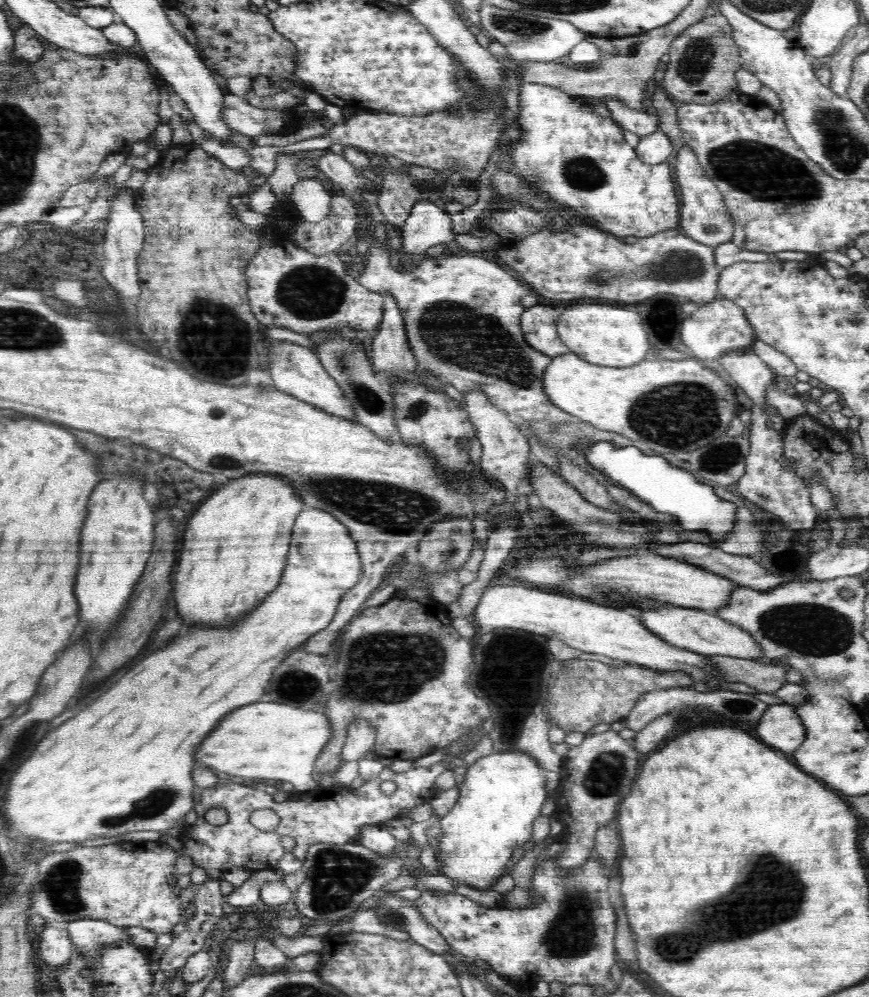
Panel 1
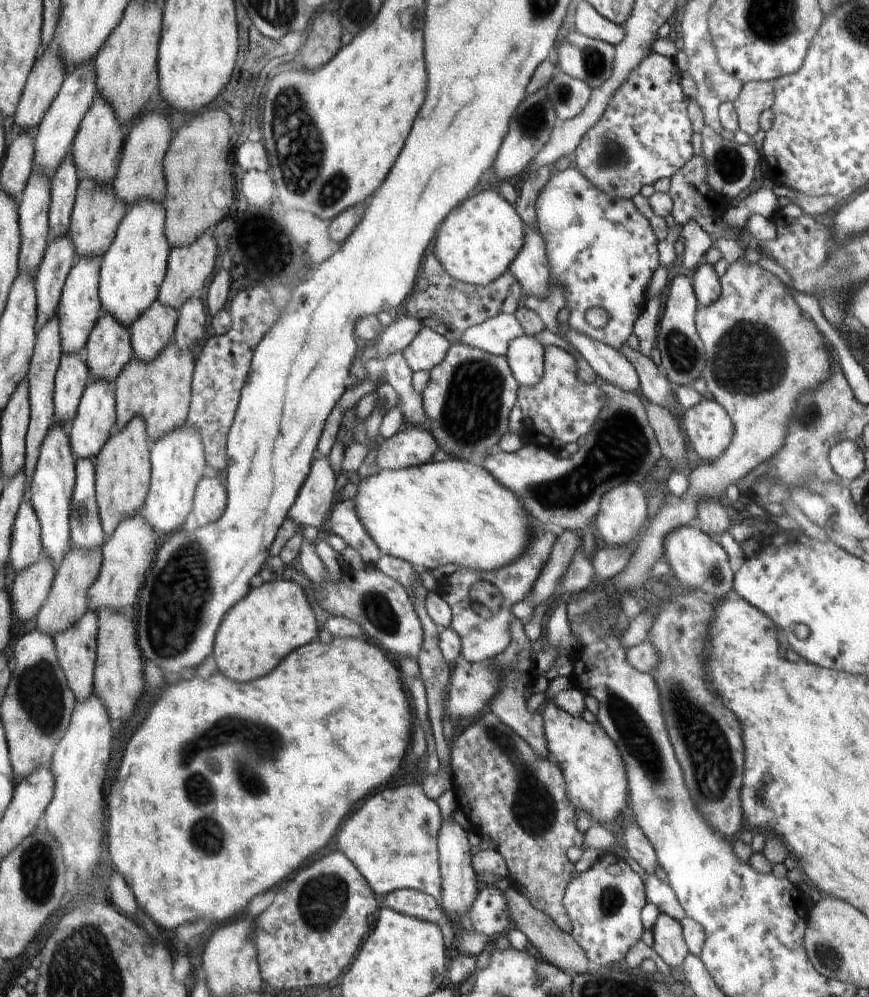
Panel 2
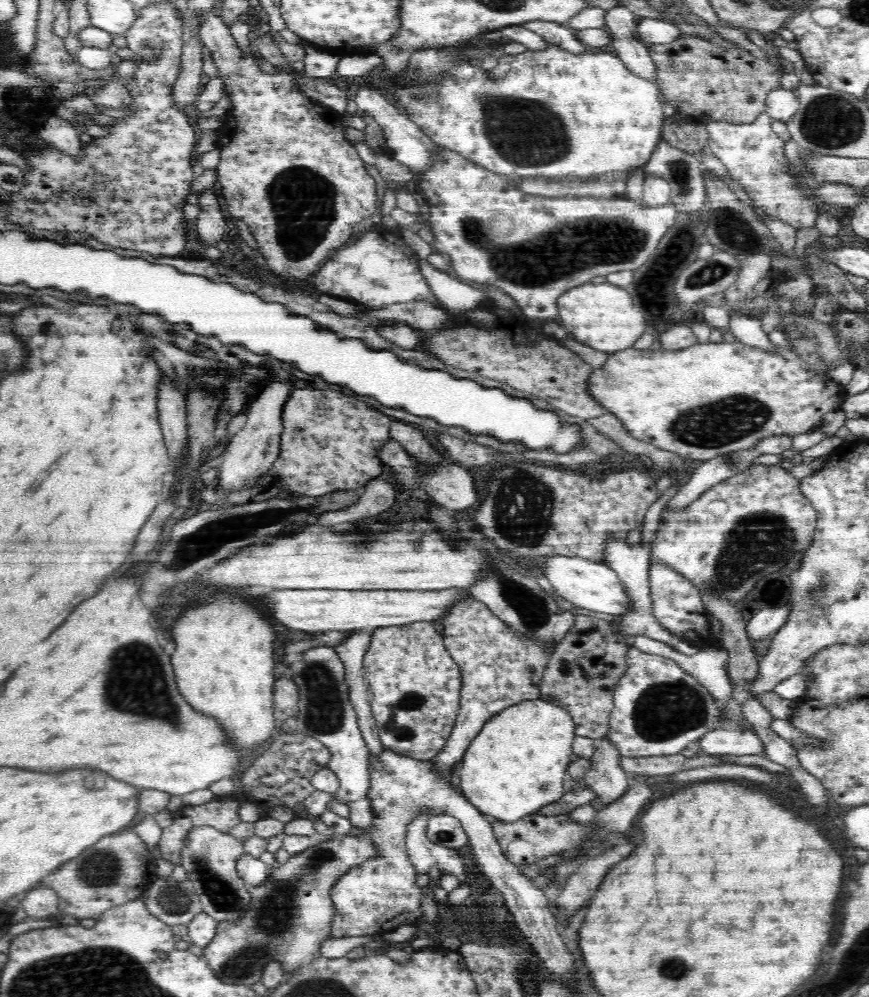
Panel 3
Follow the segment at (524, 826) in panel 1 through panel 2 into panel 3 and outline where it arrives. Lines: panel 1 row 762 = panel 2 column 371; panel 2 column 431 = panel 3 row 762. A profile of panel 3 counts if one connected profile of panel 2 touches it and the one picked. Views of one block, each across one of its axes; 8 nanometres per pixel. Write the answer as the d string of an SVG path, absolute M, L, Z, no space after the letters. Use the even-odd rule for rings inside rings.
M540 698L508 706L483 725L466 749L459 789L482 814L502 822L516 822L560 800L577 735L575 728L567 710Z

